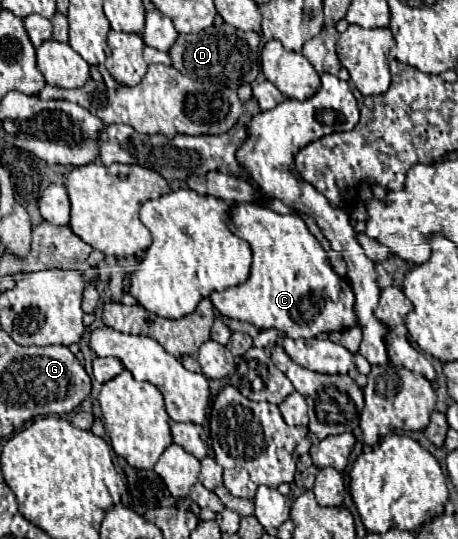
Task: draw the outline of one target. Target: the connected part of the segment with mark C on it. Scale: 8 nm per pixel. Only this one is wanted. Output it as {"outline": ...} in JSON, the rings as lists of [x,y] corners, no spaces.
{"outline":[[[242,203],[230,205],[226,225],[250,245],[252,267],[250,277],[242,285],[210,293],[210,301],[222,315],[248,321],[258,329],[276,327],[294,339],[310,339],[318,333],[358,325],[352,287],[332,271],[326,251],[298,213],[280,215],[258,203]]]}

